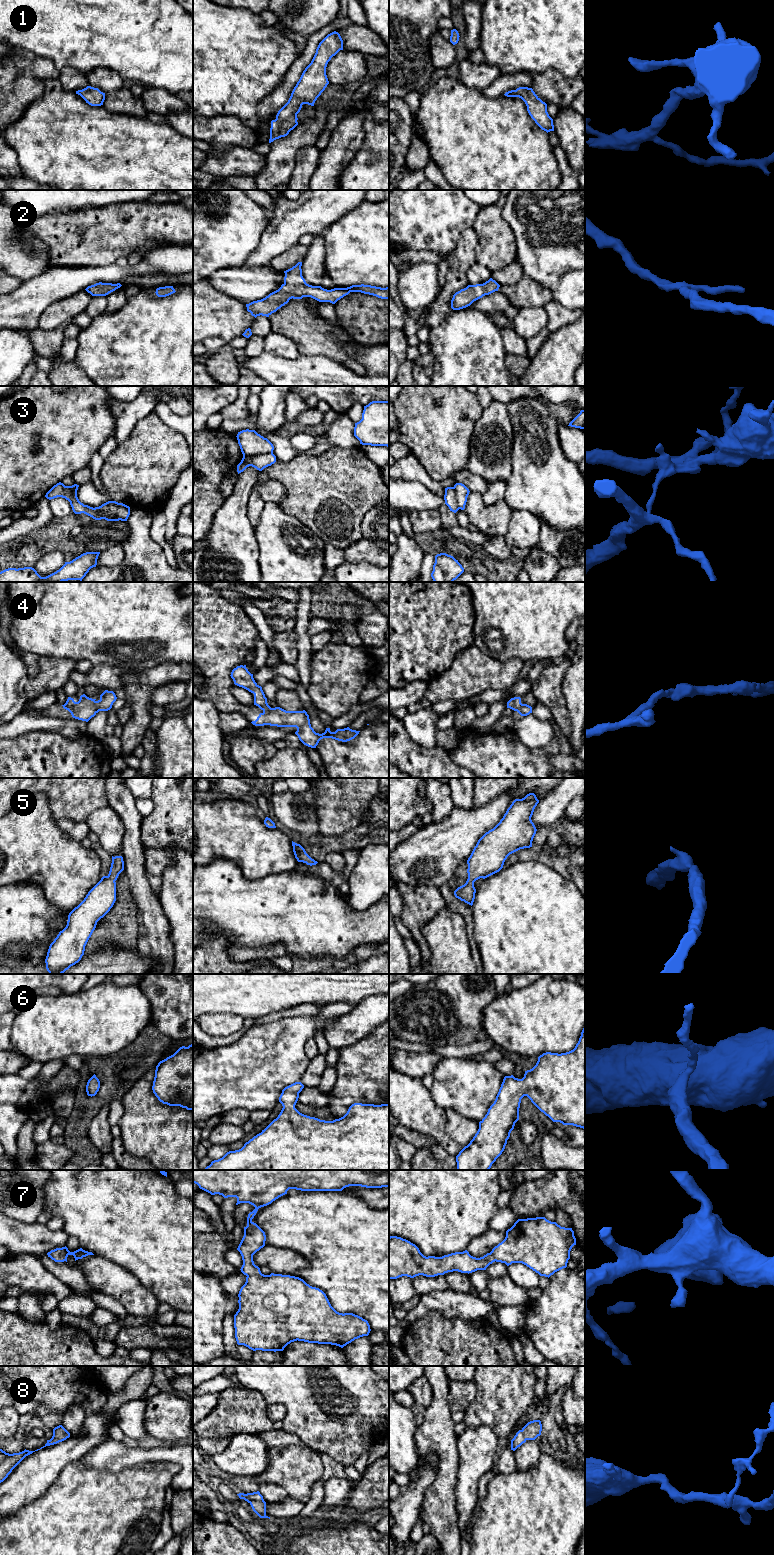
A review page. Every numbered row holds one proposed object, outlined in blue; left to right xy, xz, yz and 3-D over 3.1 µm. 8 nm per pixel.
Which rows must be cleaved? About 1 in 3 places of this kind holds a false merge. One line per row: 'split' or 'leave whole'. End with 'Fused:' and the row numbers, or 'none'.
1: leave whole
2: leave whole
3: split
4: split
5: leave whole
6: leave whole
7: leave whole
8: leave whole
Fused: 3, 4

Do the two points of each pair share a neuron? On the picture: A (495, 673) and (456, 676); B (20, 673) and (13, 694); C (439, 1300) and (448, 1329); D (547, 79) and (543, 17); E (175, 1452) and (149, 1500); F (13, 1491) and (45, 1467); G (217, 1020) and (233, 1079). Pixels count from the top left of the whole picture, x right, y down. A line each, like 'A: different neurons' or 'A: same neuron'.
A: same neuron
B: same neuron
C: different neurons
D: different neurons
E: different neurons
F: same neuron
G: different neurons

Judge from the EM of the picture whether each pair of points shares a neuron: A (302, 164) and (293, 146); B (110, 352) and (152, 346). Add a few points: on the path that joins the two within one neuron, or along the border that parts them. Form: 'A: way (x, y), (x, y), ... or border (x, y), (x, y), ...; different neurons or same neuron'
A: border (315, 144), (303, 146), (299, 150), (291, 177); different neurons
B: way (120, 352), (142, 352); same neuron

